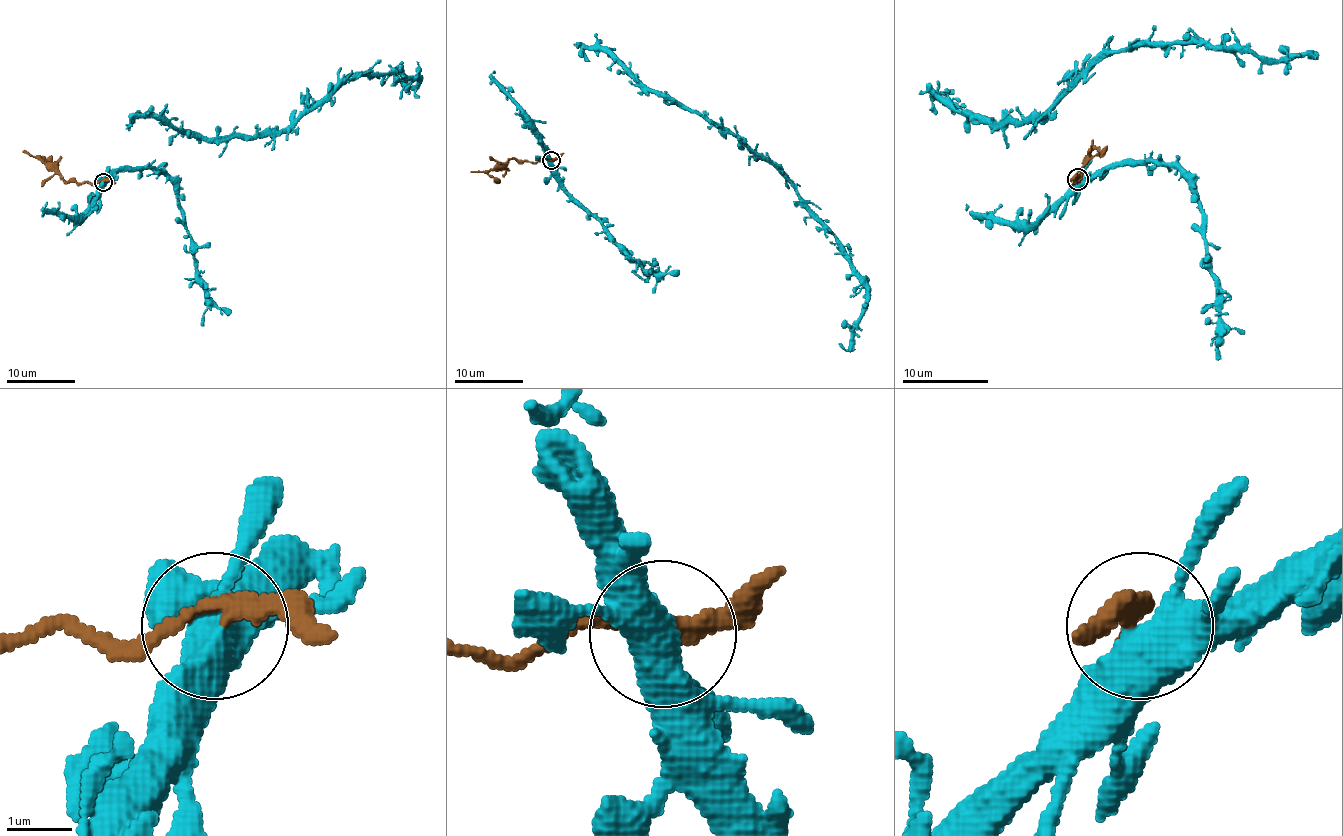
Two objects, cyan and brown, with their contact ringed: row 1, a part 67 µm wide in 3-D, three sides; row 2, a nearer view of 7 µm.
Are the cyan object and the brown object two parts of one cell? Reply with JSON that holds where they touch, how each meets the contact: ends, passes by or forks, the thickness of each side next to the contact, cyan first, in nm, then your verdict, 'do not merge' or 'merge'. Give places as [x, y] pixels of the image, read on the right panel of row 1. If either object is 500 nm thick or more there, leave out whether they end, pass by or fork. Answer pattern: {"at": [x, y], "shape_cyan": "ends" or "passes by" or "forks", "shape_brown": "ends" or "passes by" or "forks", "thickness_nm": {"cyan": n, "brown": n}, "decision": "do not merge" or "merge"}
{"at": [1077, 179], "shape_cyan": "forks", "shape_brown": "passes by", "thickness_nm": {"cyan": 480, "brown": 220}, "decision": "do not merge"}

